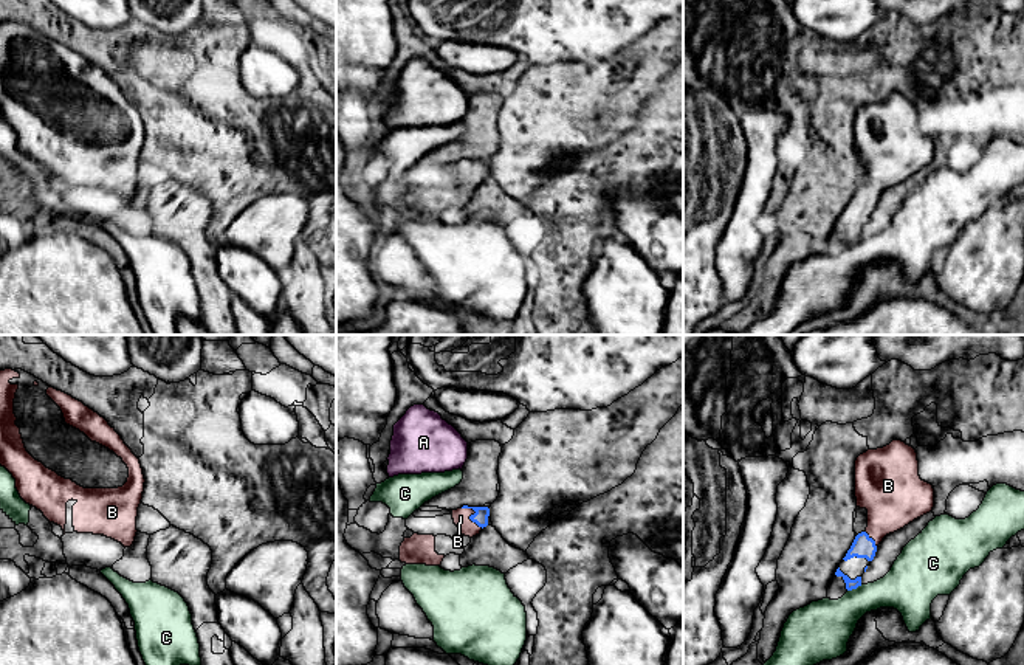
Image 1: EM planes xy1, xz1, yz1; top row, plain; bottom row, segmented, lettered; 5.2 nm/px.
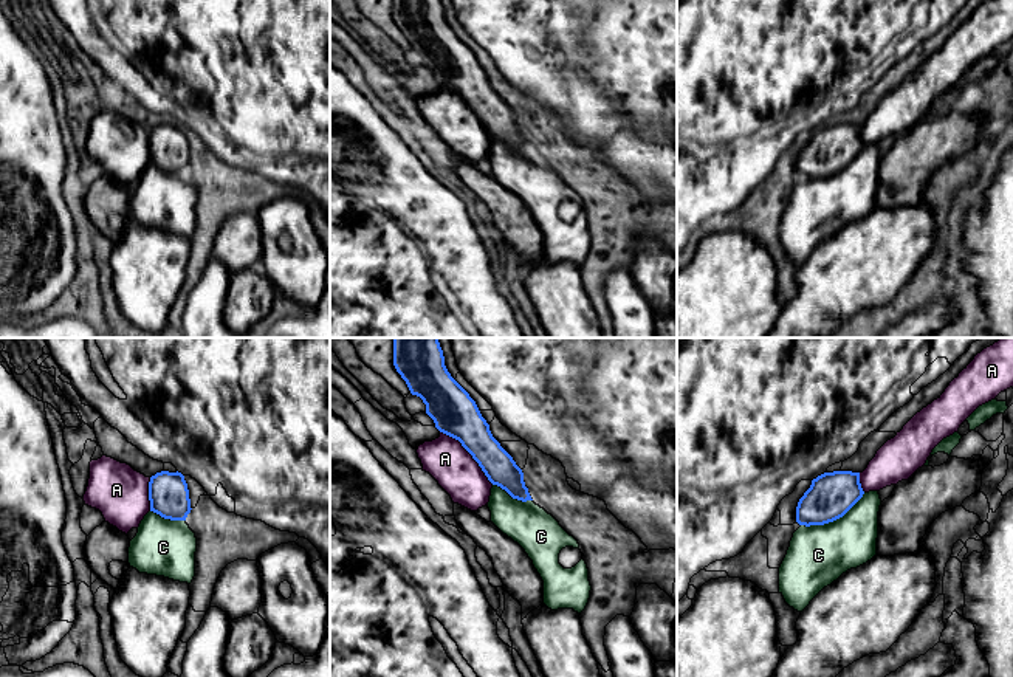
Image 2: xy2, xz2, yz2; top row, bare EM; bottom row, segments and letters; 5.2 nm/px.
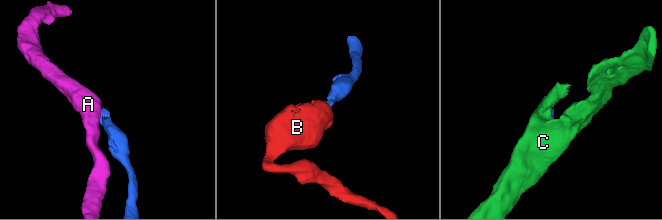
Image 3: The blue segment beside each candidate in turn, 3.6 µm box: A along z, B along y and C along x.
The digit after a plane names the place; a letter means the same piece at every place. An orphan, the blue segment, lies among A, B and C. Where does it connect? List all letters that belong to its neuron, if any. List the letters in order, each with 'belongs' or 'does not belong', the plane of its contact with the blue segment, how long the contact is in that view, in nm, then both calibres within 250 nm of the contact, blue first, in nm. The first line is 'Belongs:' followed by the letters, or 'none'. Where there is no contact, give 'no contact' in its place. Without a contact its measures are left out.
Belongs: B
A: does not belong | xz2 | 400 nm | 240/220 nm
B: belongs | xz1 | 160 nm | 80/90 nm
C: does not belong | yz2 | 380 nm | 240/320 nm

